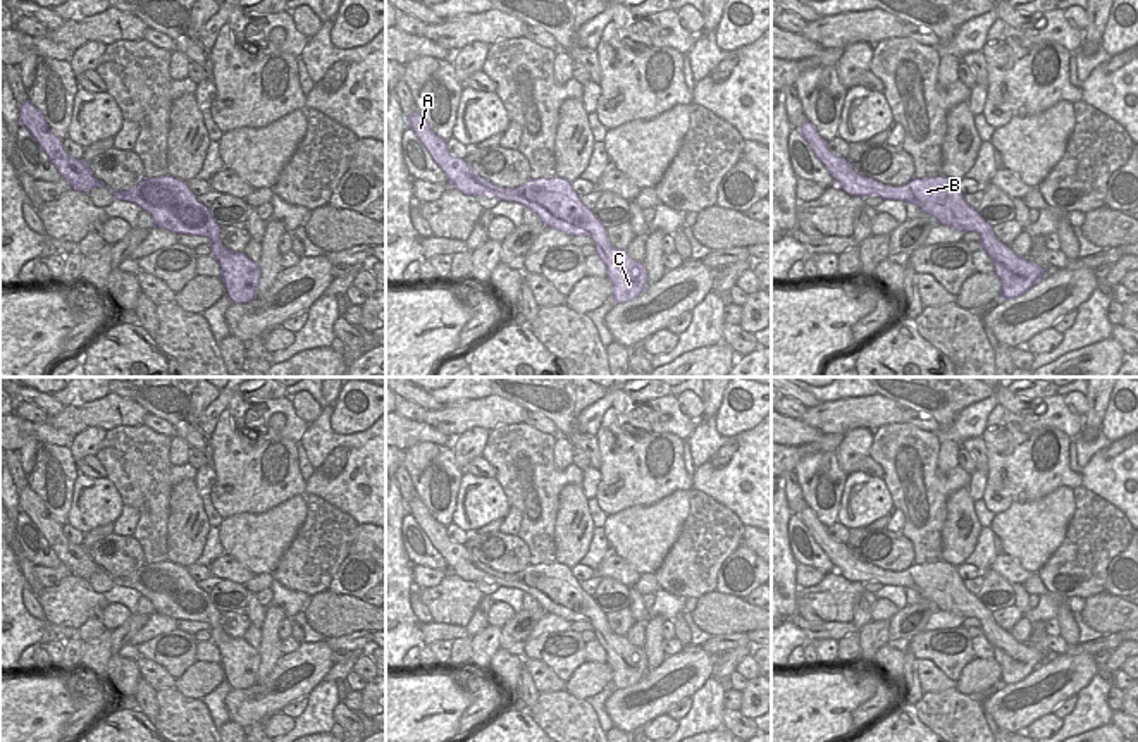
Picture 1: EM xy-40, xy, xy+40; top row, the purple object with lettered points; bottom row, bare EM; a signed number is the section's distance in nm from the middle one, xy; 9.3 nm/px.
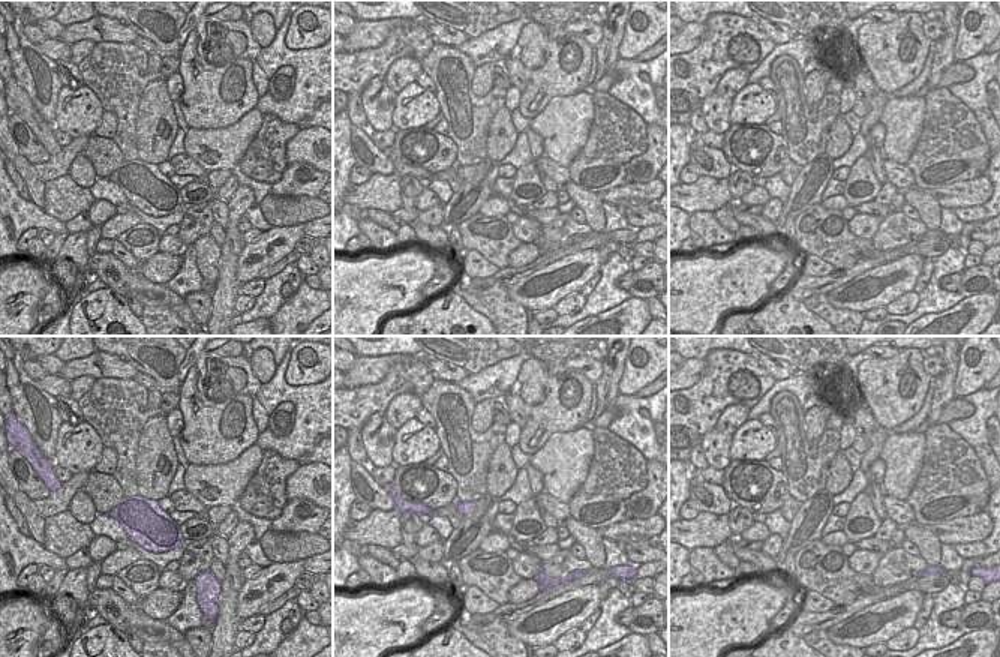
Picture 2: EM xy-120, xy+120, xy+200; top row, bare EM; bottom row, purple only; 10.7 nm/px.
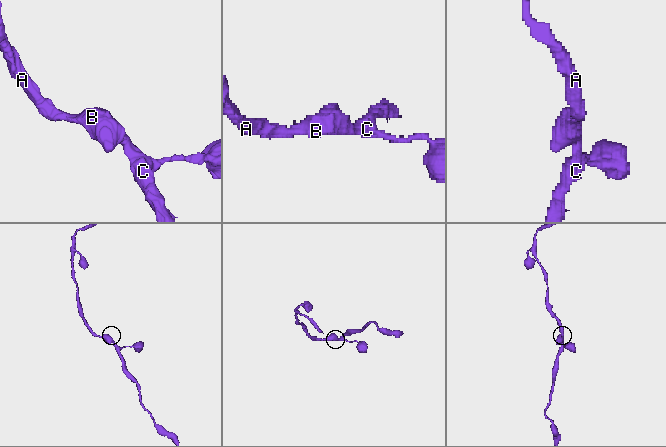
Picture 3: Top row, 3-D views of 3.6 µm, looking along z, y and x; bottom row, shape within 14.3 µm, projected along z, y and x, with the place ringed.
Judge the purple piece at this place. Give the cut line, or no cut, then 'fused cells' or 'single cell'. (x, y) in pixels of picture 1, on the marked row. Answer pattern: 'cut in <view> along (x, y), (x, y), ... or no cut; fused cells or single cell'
no cut; single cell

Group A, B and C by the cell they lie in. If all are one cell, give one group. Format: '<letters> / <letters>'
A B C

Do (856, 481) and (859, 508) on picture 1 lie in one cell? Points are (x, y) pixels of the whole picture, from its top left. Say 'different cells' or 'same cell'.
same cell

